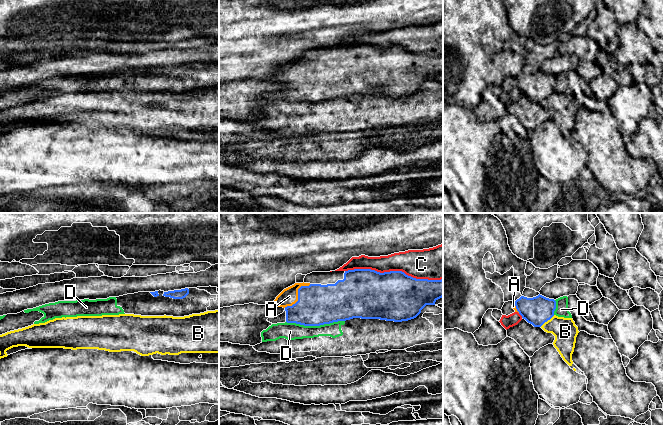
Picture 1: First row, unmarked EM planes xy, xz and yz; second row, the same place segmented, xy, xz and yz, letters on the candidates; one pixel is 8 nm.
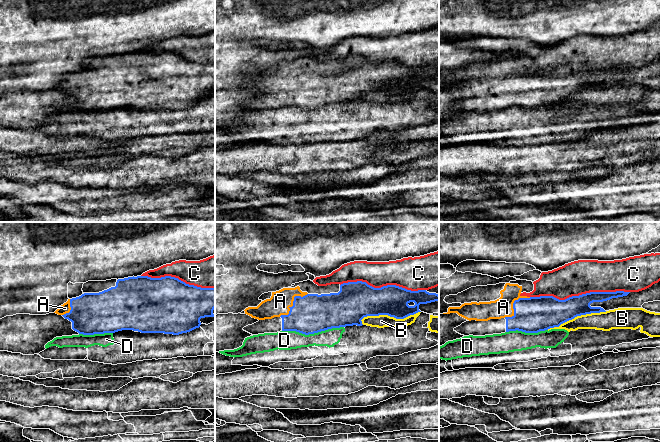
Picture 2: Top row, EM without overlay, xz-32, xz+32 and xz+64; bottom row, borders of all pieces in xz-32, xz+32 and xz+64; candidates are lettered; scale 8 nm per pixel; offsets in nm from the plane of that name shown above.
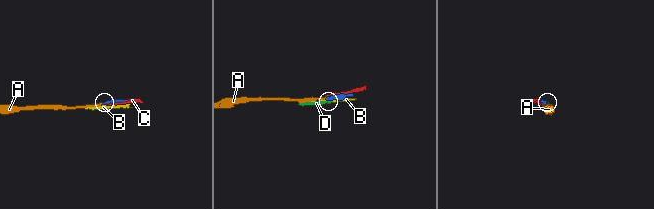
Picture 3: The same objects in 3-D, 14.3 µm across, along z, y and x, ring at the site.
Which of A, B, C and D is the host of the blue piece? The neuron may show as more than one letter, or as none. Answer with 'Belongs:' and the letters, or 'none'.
Belongs: A

